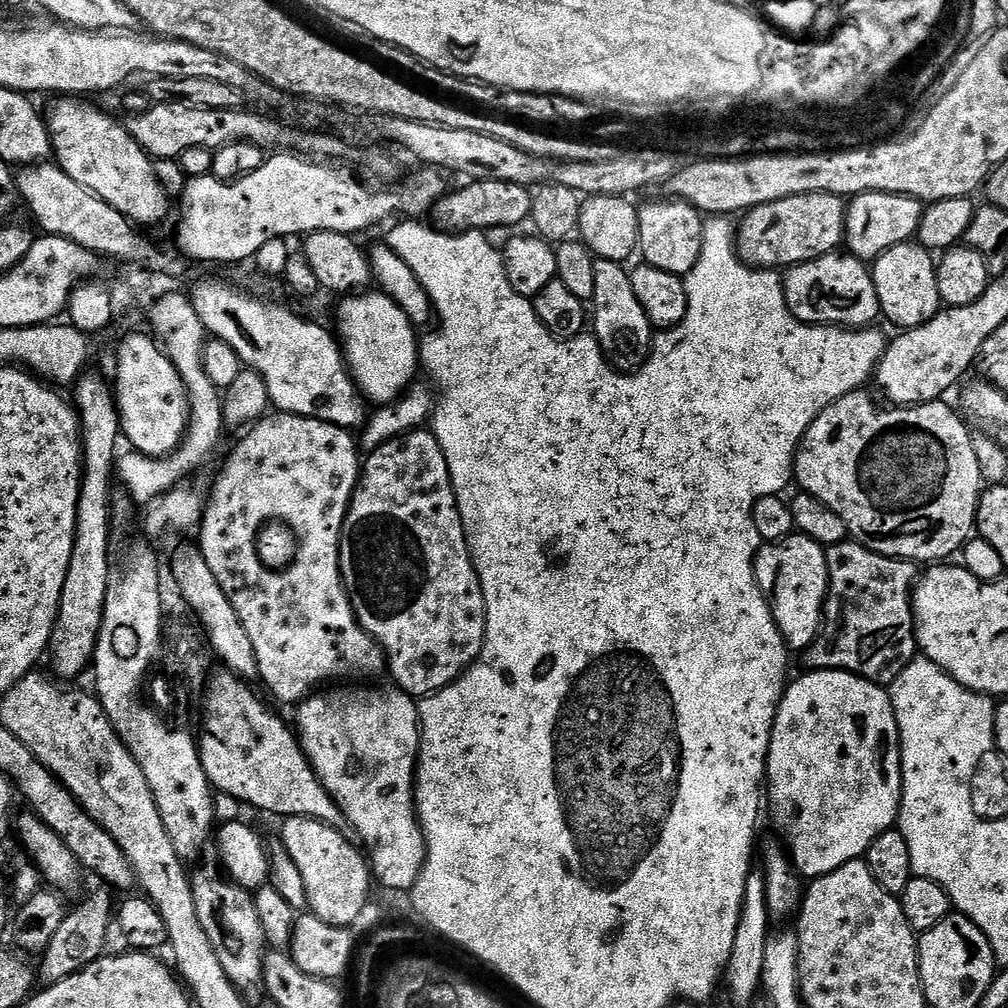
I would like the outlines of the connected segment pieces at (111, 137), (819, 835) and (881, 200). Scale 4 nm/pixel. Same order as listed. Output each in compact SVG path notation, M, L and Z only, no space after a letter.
M64 98L61 104L56 104L46 112L48 135L52 137L52 156L55 163L78 182L78 186L86 186L102 202L106 202L118 210L126 219L137 226L144 224L160 224L168 216L170 197L164 190L164 185L156 179L153 161L147 152L138 146L138 142L127 130L123 123L111 120L104 112L99 112L92 104L84 104L80 98Z
M808 670L805 673L785 687L776 711L768 747L766 800L772 803L772 820L784 835L783 843L797 873L804 878L815 878L838 870L846 862L861 859L868 847L897 823L902 770L900 731L889 689L853 672Z
M867 192L847 201L843 243L857 260L874 262L895 244L907 244L917 235L925 205L913 196L895 196L889 192Z

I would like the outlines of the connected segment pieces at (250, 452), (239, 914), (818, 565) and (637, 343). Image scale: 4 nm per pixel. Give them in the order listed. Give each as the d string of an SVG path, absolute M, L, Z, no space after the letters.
M281 412L279 414L268 414L263 417L259 422L251 425L247 429L248 432L236 445L232 448L232 453L228 456L228 461L220 468L220 473L216 476L216 481L212 484L212 493L207 493L206 503L204 505L204 514L200 517L200 523L198 525L198 533L200 532L200 548L198 548L198 554L202 558L206 558L206 566L210 566L211 573L214 574L214 578L218 578L218 586L222 586L222 594L226 594L226 598L230 600L230 606L234 608L234 614L238 616L238 622L242 622L243 629L246 630L247 637L250 638L250 646L254 648L254 658L256 659L256 670L258 673L258 680L268 687L268 692L277 700L280 704L292 704L291 706L299 705L300 701L308 699L313 695L315 684L324 684L327 680L352 680L348 682L356 682L359 676L376 676L379 672L383 673L386 668L386 661L384 658L384 651L381 650L379 644L376 643L372 637L367 636L364 633L364 627L356 621L356 615L352 609L352 604L345 598L346 593L344 591L344 583L340 577L340 534L342 532L342 526L344 525L344 519L348 513L348 507L352 501L352 495L356 489L356 483L360 480L360 470L362 467L362 456L358 451L357 441L354 439L353 433L346 428L339 428L333 424L327 424L321 420L315 420L314 418L306 418L305 416L291 416L288 412Z
M219 867L216 868L200 868L197 872L191 873L194 906L198 910L198 922L202 922L202 930L206 930L206 934L218 954L218 962L222 962L222 970L226 970L226 974L238 989L246 990L246 988L254 987L255 984L259 985L264 975L266 941L262 922L258 922L258 910L253 893L249 889L240 888L237 884L232 883L222 875Z
M799 534L787 536L784 540L761 543L756 551L755 573L758 586L768 598L772 617L782 634L784 643L792 650L796 648L806 650L820 635L824 618L824 599L828 597L828 563L825 545L814 542L809 536Z
M600 260L596 264L594 294L590 304L590 324L596 327L594 335L604 352L605 360L618 372L627 374L636 371L652 347L654 329L638 298L634 298L632 278L624 264L615 264L609 260Z

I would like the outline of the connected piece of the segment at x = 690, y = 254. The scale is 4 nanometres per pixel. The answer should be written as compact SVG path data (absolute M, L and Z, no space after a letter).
M675 198L665 199L665 204L640 204L638 211L638 252L643 263L678 277L685 277L702 254L705 217L694 206Z

